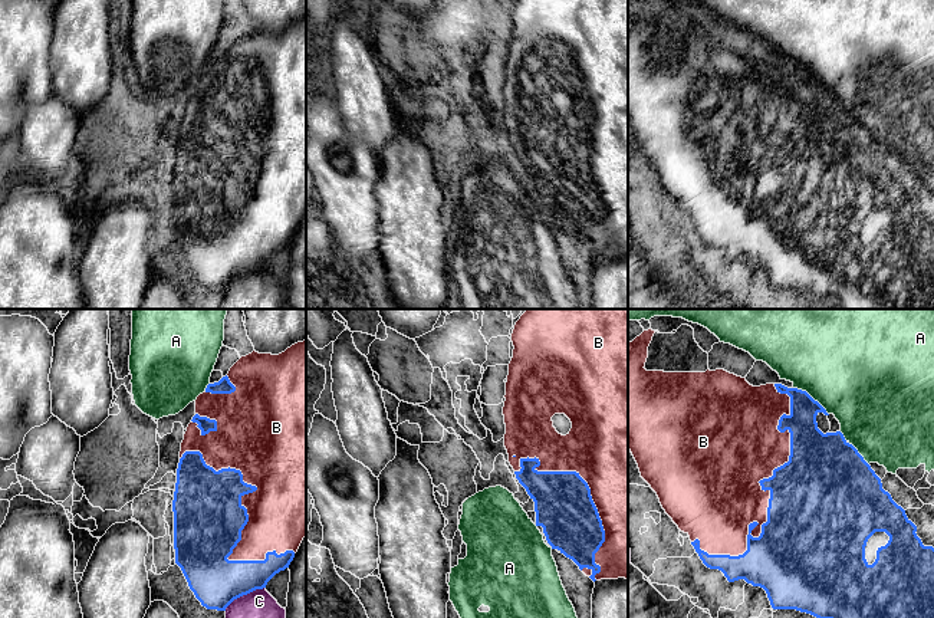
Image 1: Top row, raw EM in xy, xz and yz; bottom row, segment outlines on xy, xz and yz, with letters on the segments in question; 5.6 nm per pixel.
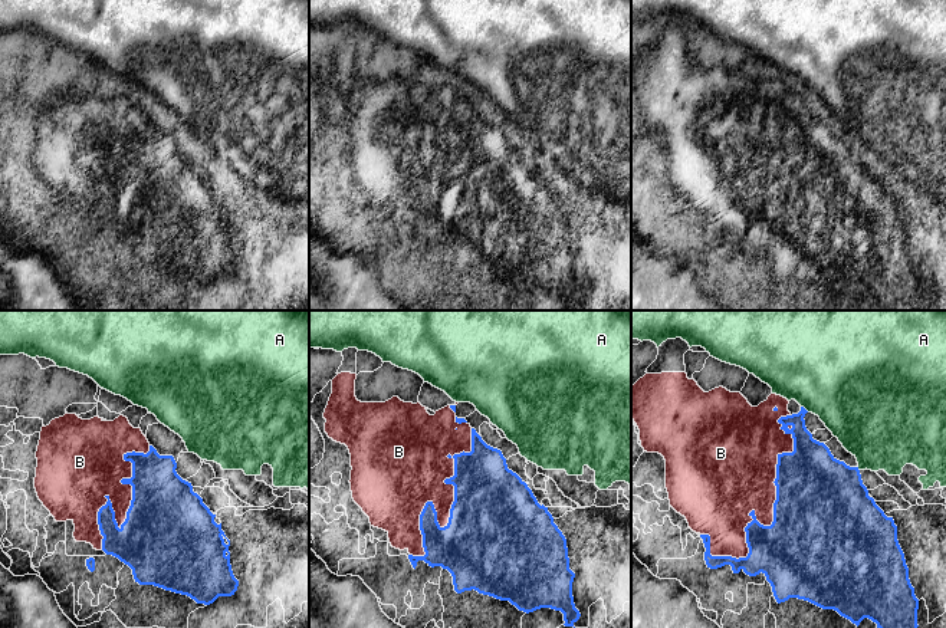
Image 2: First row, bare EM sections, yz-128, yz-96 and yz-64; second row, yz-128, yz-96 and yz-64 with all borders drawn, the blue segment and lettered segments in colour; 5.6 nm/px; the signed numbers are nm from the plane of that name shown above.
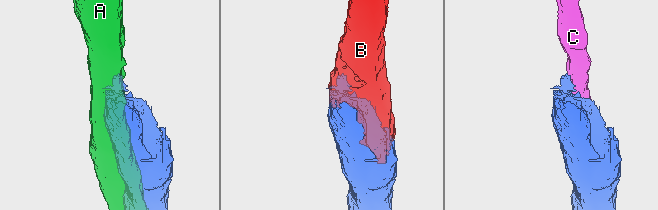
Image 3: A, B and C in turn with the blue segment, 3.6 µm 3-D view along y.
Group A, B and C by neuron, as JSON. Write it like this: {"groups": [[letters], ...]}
{"groups": [["A"], ["B"], ["C"]]}

